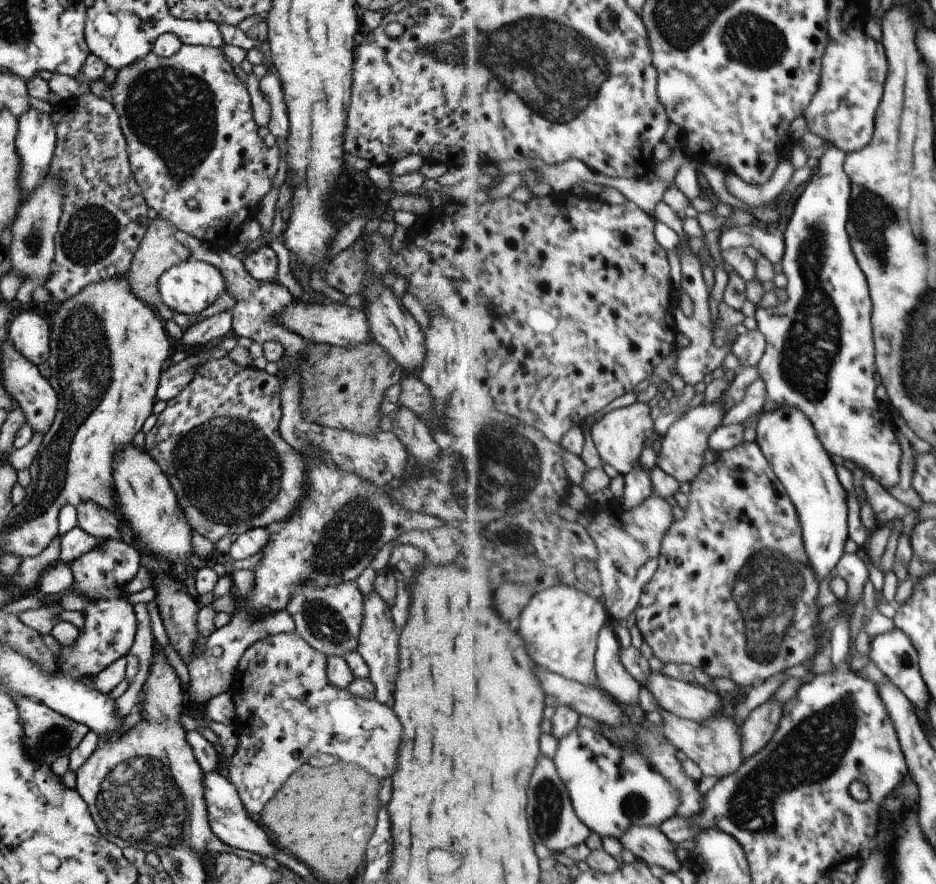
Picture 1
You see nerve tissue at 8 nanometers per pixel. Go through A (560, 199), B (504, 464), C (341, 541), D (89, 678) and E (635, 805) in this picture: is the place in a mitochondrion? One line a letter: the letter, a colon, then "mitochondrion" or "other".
A: other
B: mitochondrion
C: mitochondrion
D: other
E: mitochondrion

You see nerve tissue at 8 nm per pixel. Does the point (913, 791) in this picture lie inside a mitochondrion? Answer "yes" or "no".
no

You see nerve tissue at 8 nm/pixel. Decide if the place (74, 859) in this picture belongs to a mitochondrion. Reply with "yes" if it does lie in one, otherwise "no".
no

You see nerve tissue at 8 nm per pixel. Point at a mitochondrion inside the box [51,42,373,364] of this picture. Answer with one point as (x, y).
(154, 103)

